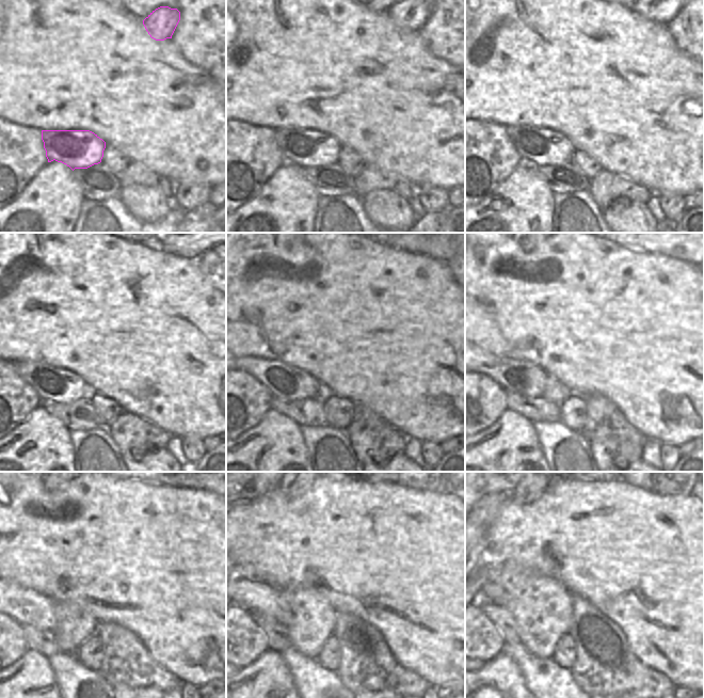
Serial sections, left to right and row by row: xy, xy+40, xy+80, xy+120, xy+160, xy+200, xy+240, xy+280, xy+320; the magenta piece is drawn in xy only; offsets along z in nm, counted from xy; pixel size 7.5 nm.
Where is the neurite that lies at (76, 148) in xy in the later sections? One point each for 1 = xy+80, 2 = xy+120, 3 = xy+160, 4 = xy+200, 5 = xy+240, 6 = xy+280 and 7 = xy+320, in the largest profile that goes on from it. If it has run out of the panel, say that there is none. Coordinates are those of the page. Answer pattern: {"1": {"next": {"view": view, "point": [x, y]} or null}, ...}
{"1": {"next": {"view": "xy+80", "point": [537, 146]}}, "2": {"next": {"view": "xy+120", "point": [58, 384]}}, "3": {"next": {"view": "xy+160", "point": [284, 381]}}, "4": {"next": {"view": "xy+200", "point": [523, 377]}}, "5": {"next": {"view": "xy+240", "point": [28, 607]}}, "6": {"next": {"view": "xy+280", "point": [255, 597]}}, "7": {"next": {"view": "xy+320", "point": [492, 592]}}}

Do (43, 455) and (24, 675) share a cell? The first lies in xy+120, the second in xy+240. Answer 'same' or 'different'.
same

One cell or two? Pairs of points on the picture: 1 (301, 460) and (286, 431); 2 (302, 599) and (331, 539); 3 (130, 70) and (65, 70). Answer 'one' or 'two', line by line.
1: one
2: two
3: one

